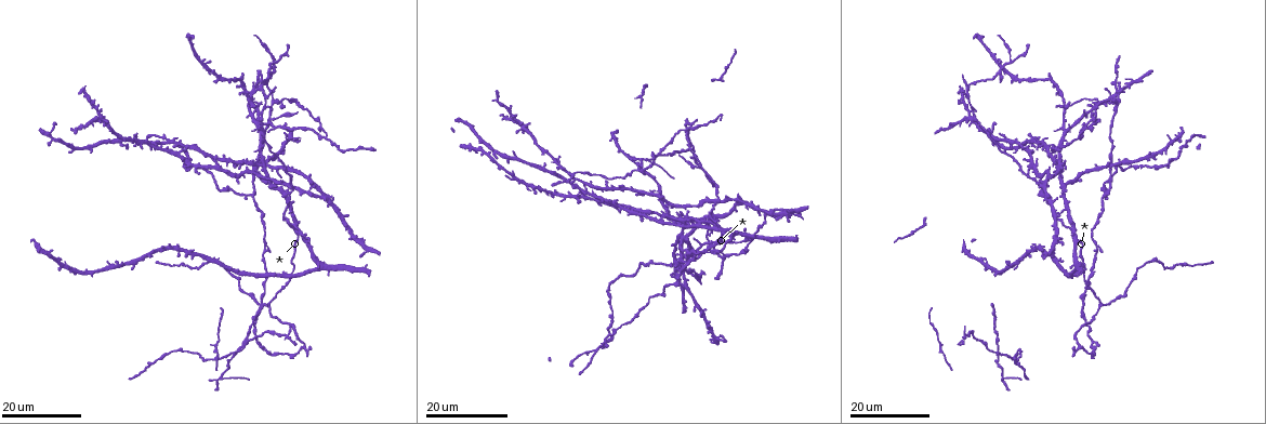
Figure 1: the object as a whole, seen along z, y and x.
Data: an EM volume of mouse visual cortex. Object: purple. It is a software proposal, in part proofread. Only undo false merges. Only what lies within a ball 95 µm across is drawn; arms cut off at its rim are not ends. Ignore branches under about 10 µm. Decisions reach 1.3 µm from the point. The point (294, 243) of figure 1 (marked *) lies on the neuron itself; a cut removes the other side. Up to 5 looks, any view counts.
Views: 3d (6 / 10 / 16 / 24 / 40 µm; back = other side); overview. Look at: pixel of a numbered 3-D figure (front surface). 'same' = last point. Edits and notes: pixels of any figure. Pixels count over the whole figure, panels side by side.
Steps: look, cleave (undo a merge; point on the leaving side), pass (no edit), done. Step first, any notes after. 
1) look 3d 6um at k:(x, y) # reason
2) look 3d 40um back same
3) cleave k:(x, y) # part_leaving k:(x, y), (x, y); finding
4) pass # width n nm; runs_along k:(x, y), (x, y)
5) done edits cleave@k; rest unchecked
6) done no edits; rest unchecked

look 3d 24um at 1:(1111, 163) # looks like a crossing

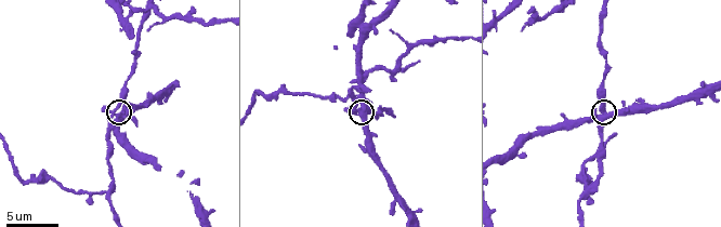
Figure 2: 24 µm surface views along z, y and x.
look 3d 6um at 2:(113, 110) # closer look

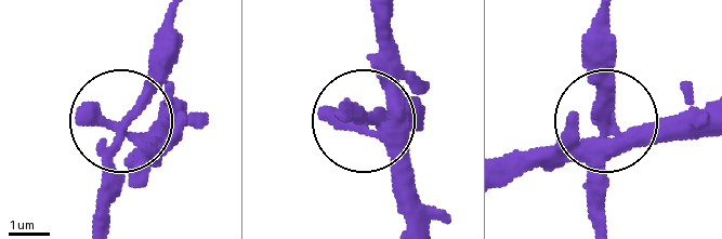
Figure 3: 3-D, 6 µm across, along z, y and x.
pass # arms 4; runs_along 3:(508, 184), (611, 146), (601, 47); one neuron here

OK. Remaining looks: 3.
look 3d 16um at 1:(326, 135)

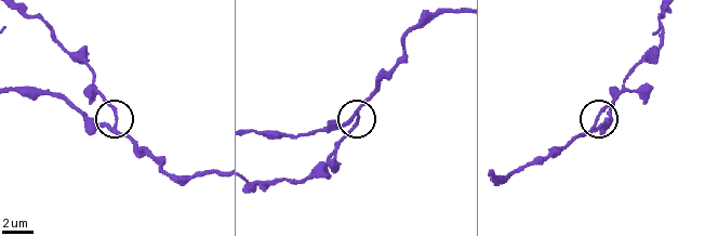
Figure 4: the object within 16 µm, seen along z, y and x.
look 3d 6um at 4:(353, 114)

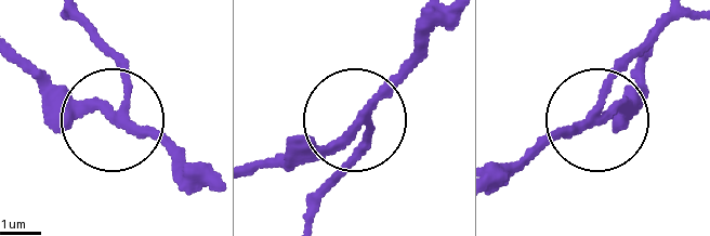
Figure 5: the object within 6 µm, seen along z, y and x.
pass # arms 3; one neuron here

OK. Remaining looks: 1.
done no edits; rest unchecked

